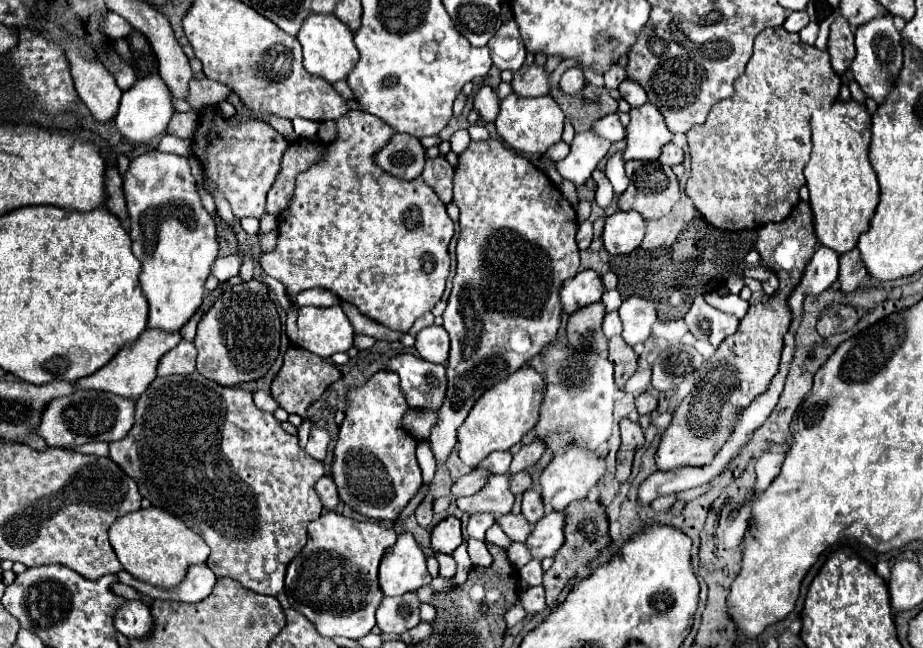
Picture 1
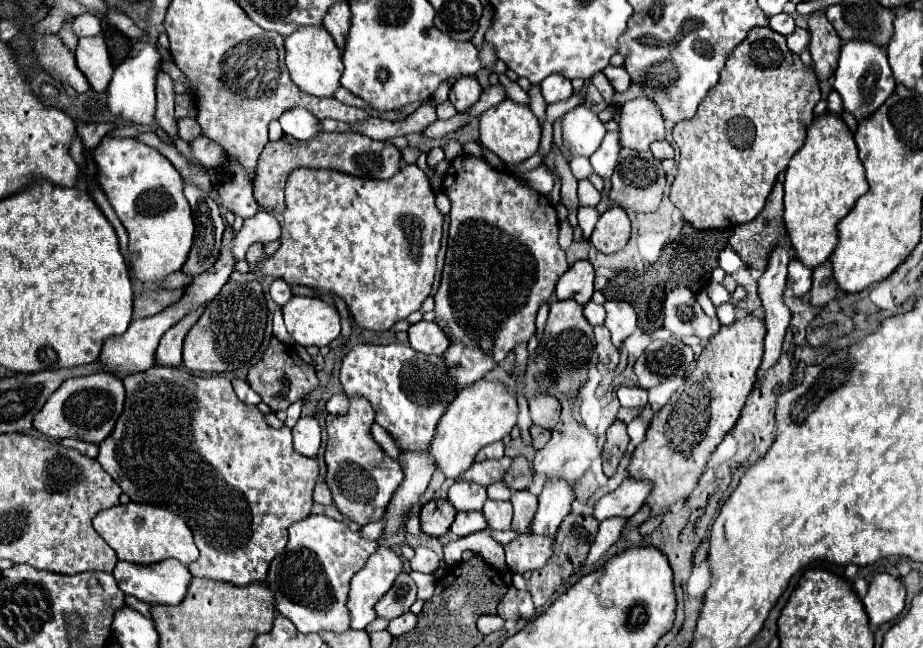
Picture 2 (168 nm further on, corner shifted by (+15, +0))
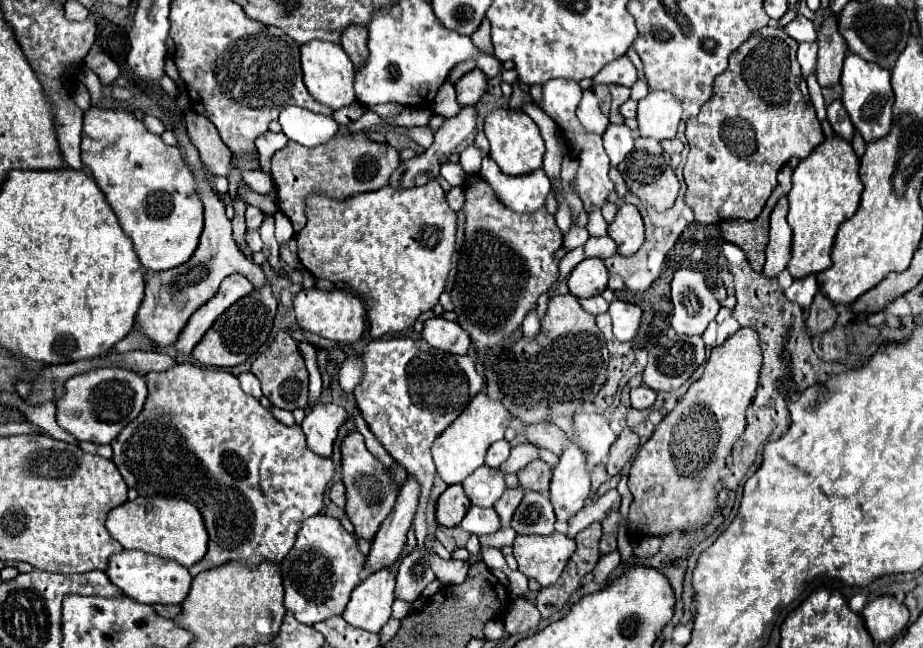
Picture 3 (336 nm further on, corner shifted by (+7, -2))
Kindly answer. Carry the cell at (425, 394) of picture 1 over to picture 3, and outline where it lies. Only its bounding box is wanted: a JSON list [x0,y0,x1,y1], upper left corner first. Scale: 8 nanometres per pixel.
[353,340,483,544]

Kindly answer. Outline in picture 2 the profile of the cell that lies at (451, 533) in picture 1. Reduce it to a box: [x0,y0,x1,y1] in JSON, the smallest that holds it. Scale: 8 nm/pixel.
[421,500,455,536]

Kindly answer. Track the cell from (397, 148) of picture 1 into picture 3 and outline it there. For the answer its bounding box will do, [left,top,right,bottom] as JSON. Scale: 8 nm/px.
[271,134,401,232]

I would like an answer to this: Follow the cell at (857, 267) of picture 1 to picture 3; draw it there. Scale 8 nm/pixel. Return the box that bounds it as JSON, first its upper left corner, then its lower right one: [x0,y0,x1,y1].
[807,290,837,334]

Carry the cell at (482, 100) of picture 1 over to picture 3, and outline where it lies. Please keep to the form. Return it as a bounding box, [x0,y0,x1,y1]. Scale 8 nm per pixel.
[455,68,487,106]

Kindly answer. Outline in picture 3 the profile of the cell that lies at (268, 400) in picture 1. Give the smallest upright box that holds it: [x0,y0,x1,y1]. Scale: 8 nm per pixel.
[239,372,263,400]

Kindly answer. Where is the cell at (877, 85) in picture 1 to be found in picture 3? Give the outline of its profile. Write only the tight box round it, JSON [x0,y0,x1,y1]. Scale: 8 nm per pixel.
[841,54,893,142]

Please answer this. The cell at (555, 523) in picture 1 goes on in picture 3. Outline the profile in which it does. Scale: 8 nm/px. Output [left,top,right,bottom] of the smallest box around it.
[551,442,589,522]

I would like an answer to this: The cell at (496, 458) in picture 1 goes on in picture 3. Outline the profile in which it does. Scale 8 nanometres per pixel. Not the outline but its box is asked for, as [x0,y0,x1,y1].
[485,440,511,468]

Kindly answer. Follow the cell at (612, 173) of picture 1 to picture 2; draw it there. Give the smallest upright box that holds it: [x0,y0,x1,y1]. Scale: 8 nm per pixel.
[591,132,621,178]

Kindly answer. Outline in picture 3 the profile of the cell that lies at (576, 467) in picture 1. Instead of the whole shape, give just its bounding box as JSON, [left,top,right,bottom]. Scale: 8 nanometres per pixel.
[571,414,615,466]

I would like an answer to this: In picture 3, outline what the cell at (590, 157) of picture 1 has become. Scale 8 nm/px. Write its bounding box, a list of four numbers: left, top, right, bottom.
[577,90,609,136]

